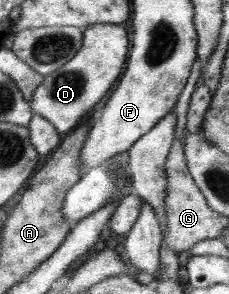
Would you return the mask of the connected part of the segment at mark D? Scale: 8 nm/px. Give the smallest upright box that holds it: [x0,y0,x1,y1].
[30,24,129,134]

